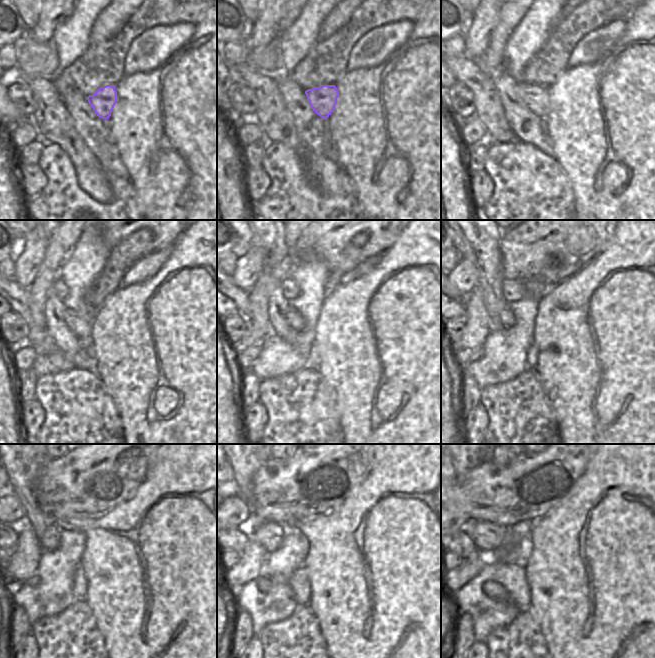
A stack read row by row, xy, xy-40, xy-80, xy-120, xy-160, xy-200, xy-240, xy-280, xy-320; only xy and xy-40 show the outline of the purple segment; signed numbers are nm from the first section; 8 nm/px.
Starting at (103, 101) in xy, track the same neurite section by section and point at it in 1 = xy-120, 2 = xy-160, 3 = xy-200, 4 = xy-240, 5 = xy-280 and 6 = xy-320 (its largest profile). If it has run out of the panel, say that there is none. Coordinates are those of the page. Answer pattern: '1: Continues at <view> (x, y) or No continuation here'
1: Continues at xy-120 (81, 324)
2: Continues at xy-160 (294, 318)
3: Continues at xy-200 (506, 318)
4: Continues at xy-240 (51, 537)
5: Continues at xy-280 (270, 535)
6: Continues at xy-320 (486, 536).

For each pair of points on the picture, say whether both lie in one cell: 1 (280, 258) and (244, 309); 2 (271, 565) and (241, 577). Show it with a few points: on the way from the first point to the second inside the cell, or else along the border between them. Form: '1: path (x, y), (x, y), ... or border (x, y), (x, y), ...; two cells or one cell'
1: border (248, 291), (248, 301), (250, 304), (249, 319); two cells
2: border (267, 553), (261, 567); two cells

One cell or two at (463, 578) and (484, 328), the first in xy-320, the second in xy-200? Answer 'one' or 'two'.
one

